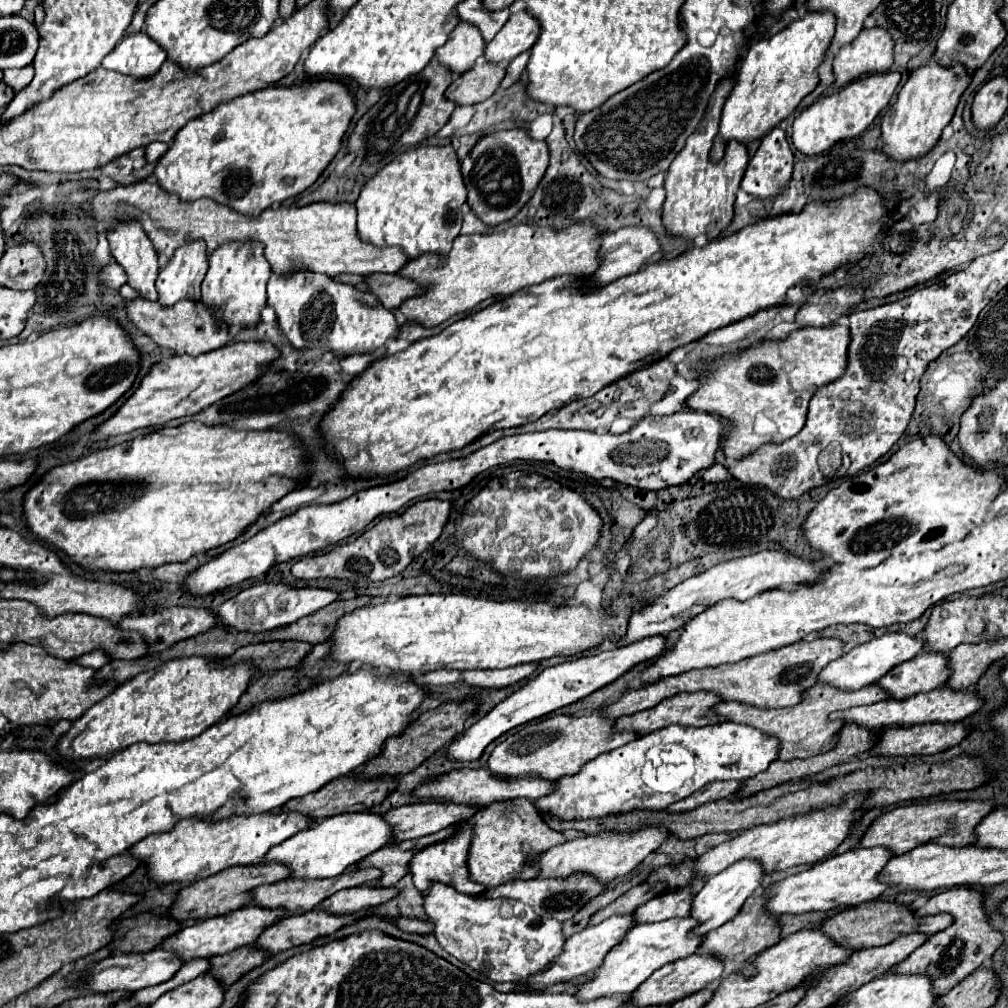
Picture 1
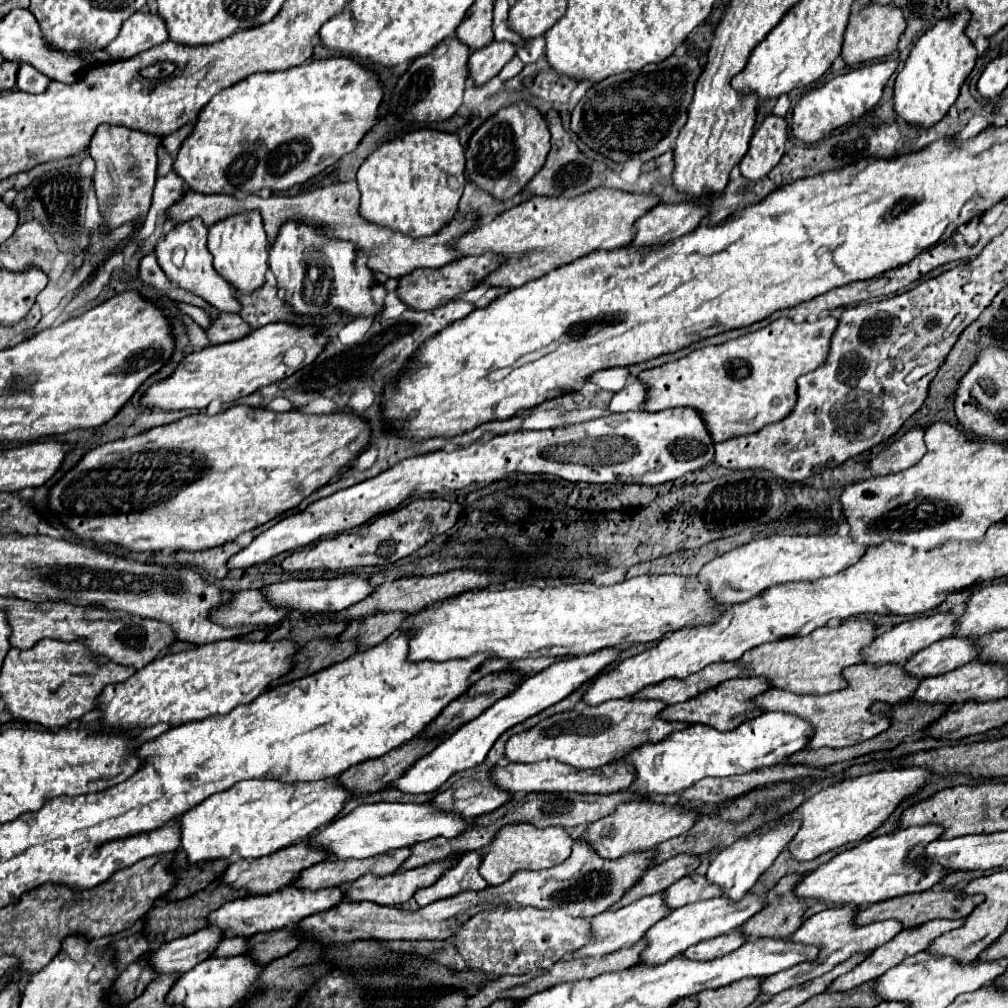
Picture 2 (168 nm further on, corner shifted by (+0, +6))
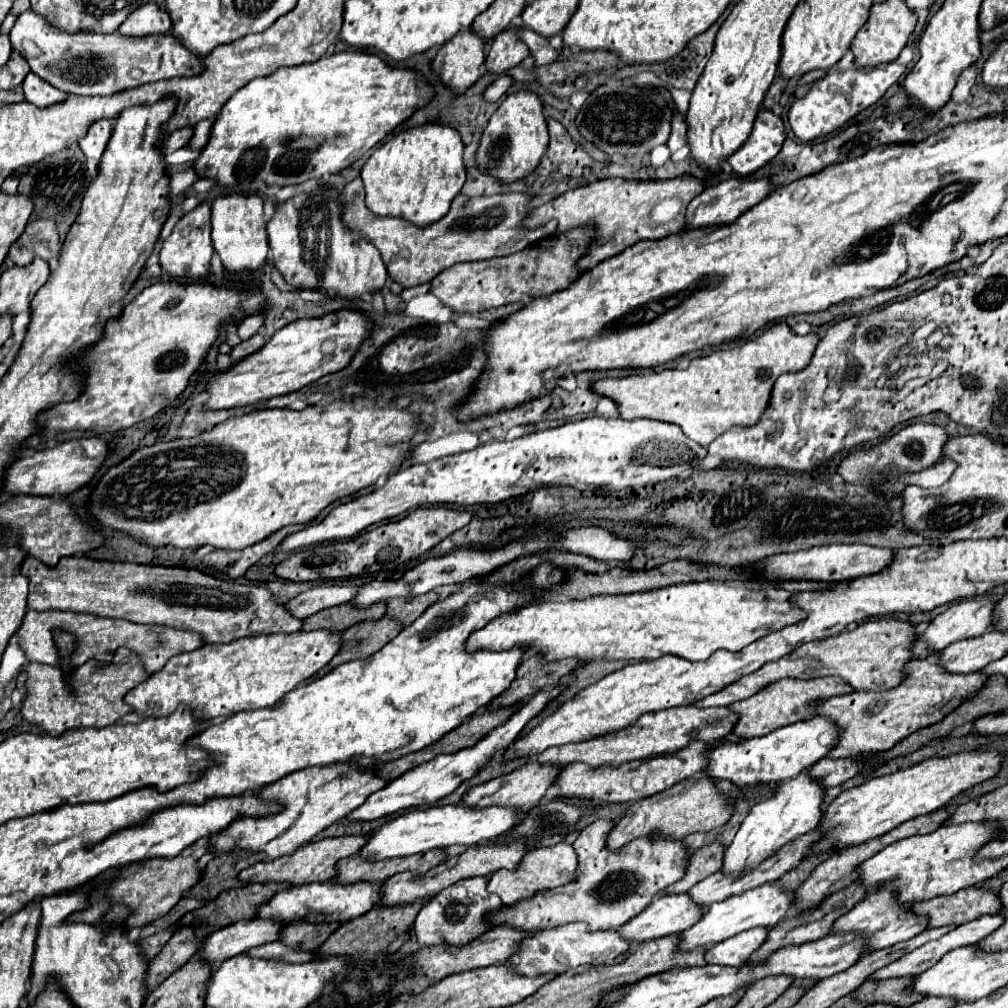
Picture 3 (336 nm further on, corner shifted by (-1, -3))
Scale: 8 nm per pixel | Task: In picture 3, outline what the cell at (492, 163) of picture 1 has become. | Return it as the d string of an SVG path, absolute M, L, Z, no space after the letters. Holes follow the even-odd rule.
M516 91L510 93L496 113L490 117L484 135L478 145L478 165L482 171L490 173L502 183L512 183L528 173L532 173L542 159L542 155L548 149L548 129L546 129L546 117L542 113L542 101L532 91Z

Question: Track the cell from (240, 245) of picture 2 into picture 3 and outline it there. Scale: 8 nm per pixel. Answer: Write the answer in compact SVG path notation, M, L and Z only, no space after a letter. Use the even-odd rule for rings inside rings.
M228 193L212 201L212 243L228 271L258 269L268 259L268 235L262 213L262 197L258 193Z

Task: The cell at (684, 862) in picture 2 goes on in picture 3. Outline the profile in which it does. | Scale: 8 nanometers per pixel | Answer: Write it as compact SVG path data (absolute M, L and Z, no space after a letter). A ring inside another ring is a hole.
M716 841L712 845L706 845L706 847L700 847L698 851L694 851L690 857L686 875L680 881L676 881L674 885L670 885L664 893L686 893L686 891L690 891L690 887L694 887L694 883L700 883L708 875L716 873L718 867L722 867L724 849L726 847Z

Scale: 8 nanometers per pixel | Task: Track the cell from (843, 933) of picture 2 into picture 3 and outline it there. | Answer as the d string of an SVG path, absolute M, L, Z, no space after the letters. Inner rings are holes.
M878 889L876 893L870 893L866 899L862 899L852 911L842 915L834 923L834 931L832 933L858 931L858 933L862 933L868 939L868 945L872 949L884 949L884 947L892 947L892 945L896 945L900 941L908 941L910 937L916 937L924 929L928 929L926 915L914 915L910 911L910 905L894 903L894 891Z

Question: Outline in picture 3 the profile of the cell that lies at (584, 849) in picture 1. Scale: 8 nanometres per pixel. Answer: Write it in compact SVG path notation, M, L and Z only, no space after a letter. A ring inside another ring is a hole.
M706 771L684 779L680 783L676 783L674 787L660 791L658 795L646 797L636 801L634 805L628 807L626 815L616 823L616 827L610 833L608 839L608 847L620 849L622 845L630 843L632 839L640 837L640 835L650 835L652 831L660 831L664 837L672 837L672 839L684 839L690 833L696 831L712 831L716 827L722 827L734 813L734 803L726 803L726 799L722 799L722 795L718 795L718 791L714 791L714 779L710 779L710 775L706 775Z

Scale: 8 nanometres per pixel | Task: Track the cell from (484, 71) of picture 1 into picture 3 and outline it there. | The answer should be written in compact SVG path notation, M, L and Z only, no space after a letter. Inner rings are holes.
M516 27L504 29L490 41L488 57L486 57L486 71L490 73L504 73L518 63L522 63L530 55L530 49L518 37Z

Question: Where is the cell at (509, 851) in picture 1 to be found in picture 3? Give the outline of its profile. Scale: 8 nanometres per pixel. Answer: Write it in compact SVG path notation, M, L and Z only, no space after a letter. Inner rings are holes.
M558 843L552 847L538 847L534 851L530 851L524 859L520 869L516 871L498 871L490 877L488 881L488 889L496 895L500 895L502 903L508 907L514 907L514 903L522 901L522 899L530 899L534 897L538 891L546 891L546 889L554 889L554 887L562 887L566 883L570 883L570 879L576 879L576 851L572 845L568 843Z

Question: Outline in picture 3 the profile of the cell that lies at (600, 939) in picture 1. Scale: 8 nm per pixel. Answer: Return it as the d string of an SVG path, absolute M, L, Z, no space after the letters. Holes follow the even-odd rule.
M666 893L656 897L648 909L620 927L620 935L632 943L642 943L654 937L666 937L682 933L698 923L698 917L706 911L694 907L688 893Z

